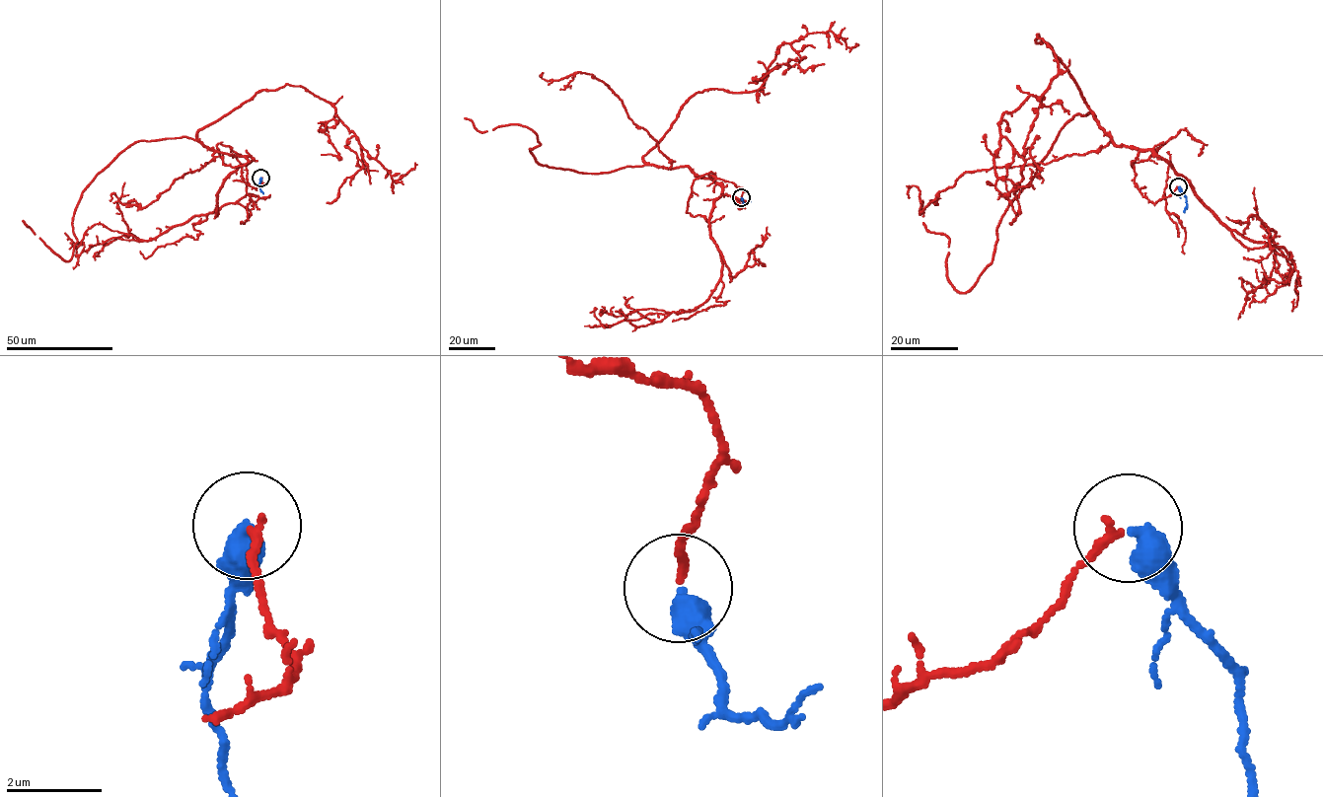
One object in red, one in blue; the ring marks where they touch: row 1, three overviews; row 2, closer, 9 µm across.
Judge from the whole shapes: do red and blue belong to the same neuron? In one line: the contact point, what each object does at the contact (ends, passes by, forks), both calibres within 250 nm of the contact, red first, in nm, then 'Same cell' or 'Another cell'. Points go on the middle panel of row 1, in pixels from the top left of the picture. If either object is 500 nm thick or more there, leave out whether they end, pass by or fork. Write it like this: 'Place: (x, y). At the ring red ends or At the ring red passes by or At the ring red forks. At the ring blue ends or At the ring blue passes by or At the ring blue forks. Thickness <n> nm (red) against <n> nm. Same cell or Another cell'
Place: (741, 197). At the ring red ends. At the ring blue ends. Thickness 190 nm (red) against 480 nm. Same cell

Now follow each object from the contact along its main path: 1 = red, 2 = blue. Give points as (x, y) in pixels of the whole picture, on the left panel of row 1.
1: (261, 178), (248, 185), (248, 159), (210, 150), (197, 131), (286, 84), (335, 108), (393, 181), (414, 163)
2: (261, 178), (259, 189), (263, 193)

